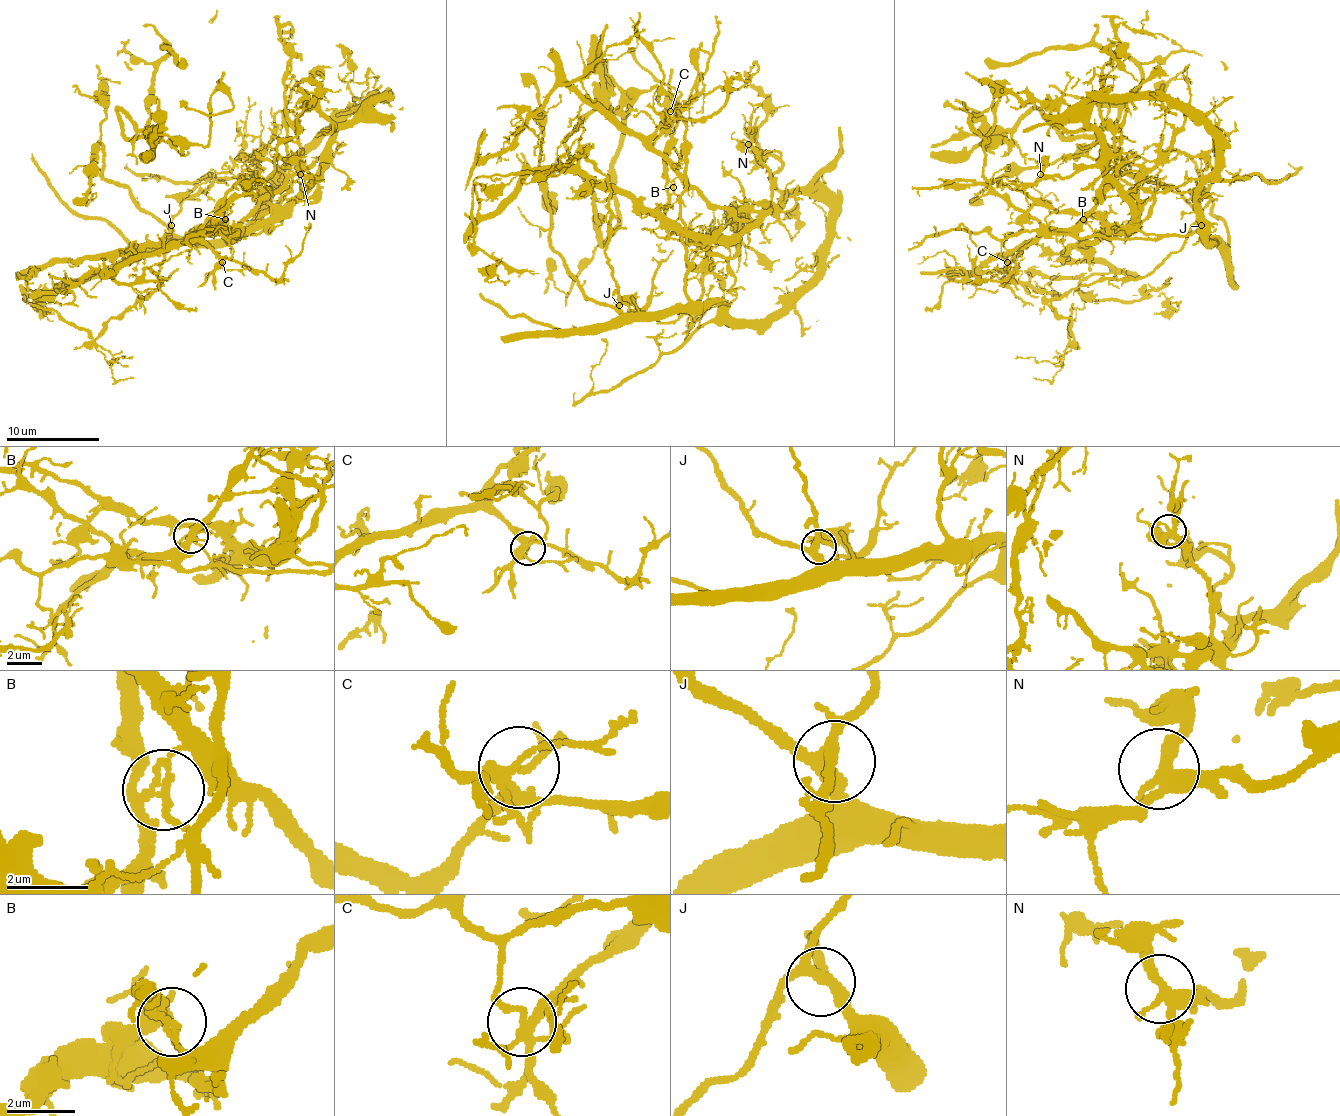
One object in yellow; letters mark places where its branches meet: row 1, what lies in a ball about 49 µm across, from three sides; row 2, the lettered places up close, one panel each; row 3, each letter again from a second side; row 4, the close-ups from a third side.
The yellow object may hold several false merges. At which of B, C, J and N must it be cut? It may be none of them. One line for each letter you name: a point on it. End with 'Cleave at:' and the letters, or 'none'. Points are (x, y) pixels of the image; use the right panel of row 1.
B: at (1083, 219)
C: at (1007, 262)
Cleave at: B, C

